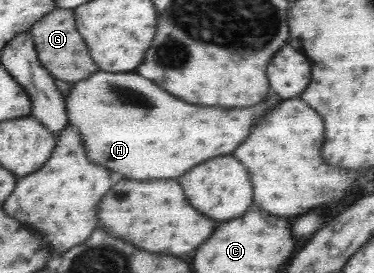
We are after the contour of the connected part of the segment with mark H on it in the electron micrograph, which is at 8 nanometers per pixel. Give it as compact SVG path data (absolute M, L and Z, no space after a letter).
M96 72L96 76L88 76L88 80L73 83L74 86L65 97L69 122L77 128L84 141L87 159L92 164L103 166L109 172L118 172L124 178L132 180L150 180L150 178L176 178L190 170L192 166L200 164L212 157L228 155L244 140L252 120L278 102L278 98L268 98L252 108L204 108L186 104L183 100L176 100L168 92L156 84L152 84L138 72L122 73Z

